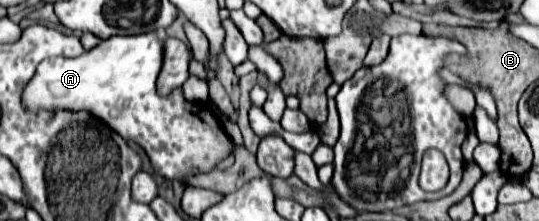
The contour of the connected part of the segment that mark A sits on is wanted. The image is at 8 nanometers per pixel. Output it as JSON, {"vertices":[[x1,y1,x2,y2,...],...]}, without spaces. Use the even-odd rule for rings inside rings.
{"vertices":[[162,31,112,36,76,59,46,59,26,85,22,101,28,109,90,111,124,139,136,141,148,153,154,171,162,177,182,181,190,171,210,171,218,161,230,155,234,143,224,133,208,103,201,107,197,105,201,102,186,102,182,88,177,104,158,97,156,79,164,61,164,39,166,35]]}

